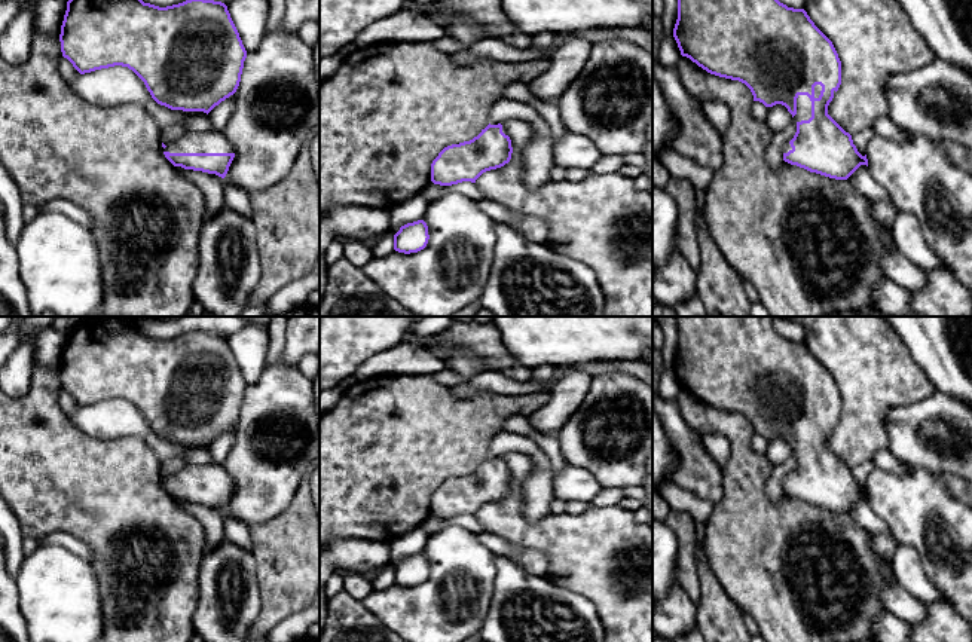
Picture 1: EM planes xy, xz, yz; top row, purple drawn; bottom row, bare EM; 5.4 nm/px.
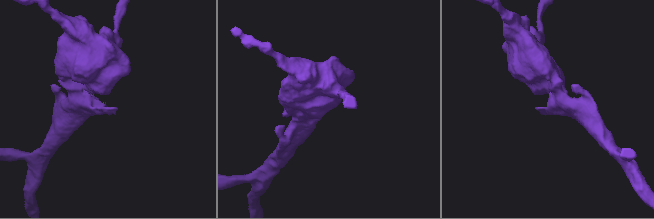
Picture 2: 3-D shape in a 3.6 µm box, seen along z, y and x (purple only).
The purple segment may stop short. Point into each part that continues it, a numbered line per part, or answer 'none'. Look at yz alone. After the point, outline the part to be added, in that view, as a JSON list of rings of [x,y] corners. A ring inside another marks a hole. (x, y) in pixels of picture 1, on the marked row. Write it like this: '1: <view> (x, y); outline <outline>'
1: yz (803, 101); outline [[[798,95],[795,122],[809,120],[811,117],[811,101],[807,95]]]

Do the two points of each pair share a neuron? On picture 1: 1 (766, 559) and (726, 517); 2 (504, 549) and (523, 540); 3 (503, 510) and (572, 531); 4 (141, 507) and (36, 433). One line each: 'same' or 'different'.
1: same
2: different
3: same
4: same

